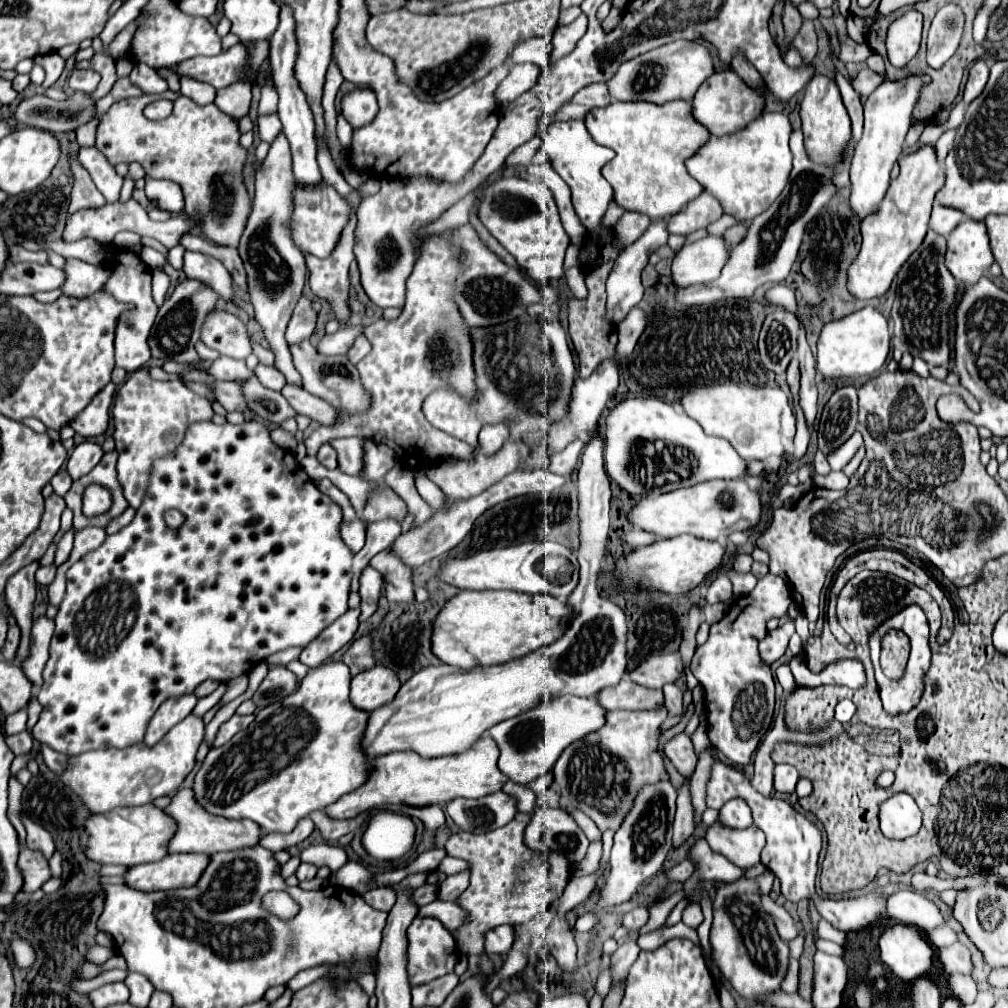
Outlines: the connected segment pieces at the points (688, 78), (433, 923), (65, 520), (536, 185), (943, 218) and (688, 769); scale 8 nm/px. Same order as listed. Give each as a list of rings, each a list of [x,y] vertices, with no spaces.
[[[677,39],[669,45],[657,47],[645,55],[639,55],[615,73],[613,81],[609,81],[609,89],[613,93],[613,99],[617,101],[651,101],[651,103],[667,103],[675,99],[689,101],[699,85],[715,73],[713,65],[715,57],[711,55],[709,47],[699,41],[689,39]]]
[[[413,919],[413,923],[407,929],[407,939],[409,939],[409,949],[407,949],[407,957],[409,957],[409,981],[411,985],[421,985],[427,981],[433,981],[445,973],[451,973],[459,953],[457,953],[457,943],[451,935],[451,931],[447,931],[441,921],[437,919]]]
[[[66,508],[61,516],[61,526],[60,526],[60,530],[58,531],[57,535],[54,537],[53,539],[53,543],[58,543],[63,534],[69,530],[69,528],[71,527],[73,522],[73,512],[69,509]]]
[[[503,177],[493,185],[487,185],[481,193],[479,219],[531,279],[551,281],[563,275],[563,259],[569,237],[561,227],[553,193],[543,181]]]
[[[935,203],[933,205],[933,215],[931,215],[931,221],[929,221],[929,227],[935,229],[937,233],[941,235],[949,235],[953,233],[955,225],[959,225],[967,215],[955,207],[945,207],[941,203]]]
[[[679,733],[677,737],[673,737],[665,745],[665,757],[675,765],[675,769],[683,777],[691,777],[693,775],[693,769],[697,765],[697,753],[695,753],[691,737],[687,737],[685,733]]]

